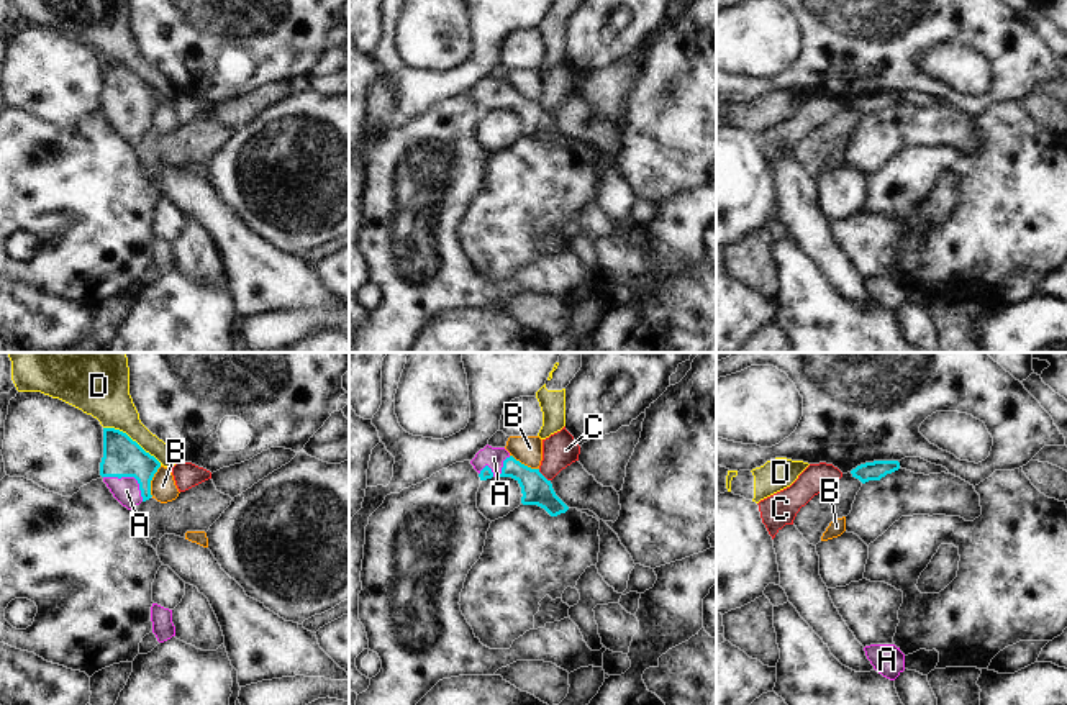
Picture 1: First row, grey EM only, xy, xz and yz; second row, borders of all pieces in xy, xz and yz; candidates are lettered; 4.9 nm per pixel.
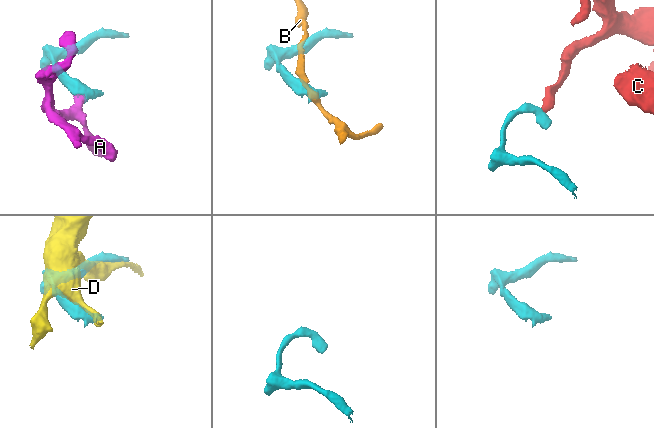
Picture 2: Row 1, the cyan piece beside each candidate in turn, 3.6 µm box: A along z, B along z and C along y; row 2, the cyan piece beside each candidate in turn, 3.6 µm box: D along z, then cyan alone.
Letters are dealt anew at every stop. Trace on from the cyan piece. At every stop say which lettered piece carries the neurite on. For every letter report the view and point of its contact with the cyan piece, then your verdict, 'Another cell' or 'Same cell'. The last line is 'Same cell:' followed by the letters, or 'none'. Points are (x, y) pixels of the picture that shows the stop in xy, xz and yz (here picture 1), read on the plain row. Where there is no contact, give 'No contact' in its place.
A: Touches cyan at xy (130, 109). Same cell
B: Touches cyan at xy (151, 112). Another cell
C: Touches cyan at xz (543, 109). Another cell
D: Touches cyan at xy (131, 72). Another cell
Same cell: A.

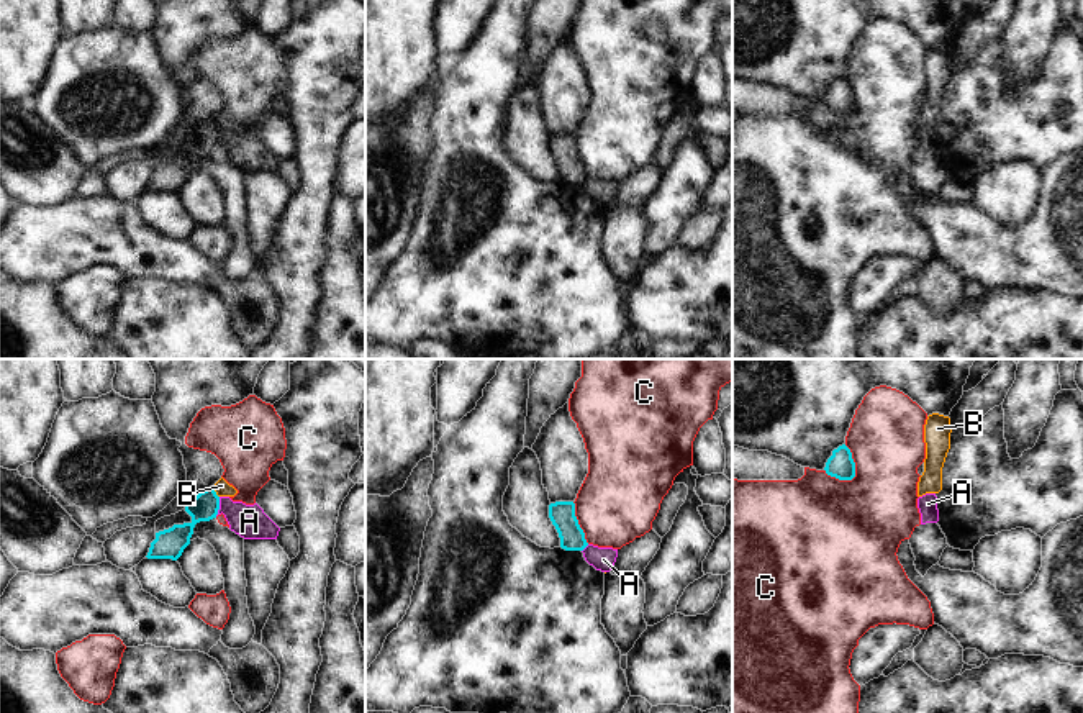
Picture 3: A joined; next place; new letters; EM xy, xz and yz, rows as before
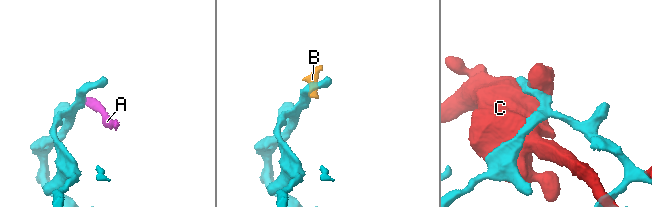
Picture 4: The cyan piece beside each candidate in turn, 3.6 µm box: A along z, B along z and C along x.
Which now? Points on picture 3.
A: Touches cyan at xy (218, 140). Another cell
B: Touches cyan at xy (215, 125). Another cell
C: Touches cyan at yz (854, 95). Another cell
Same cell: none.

